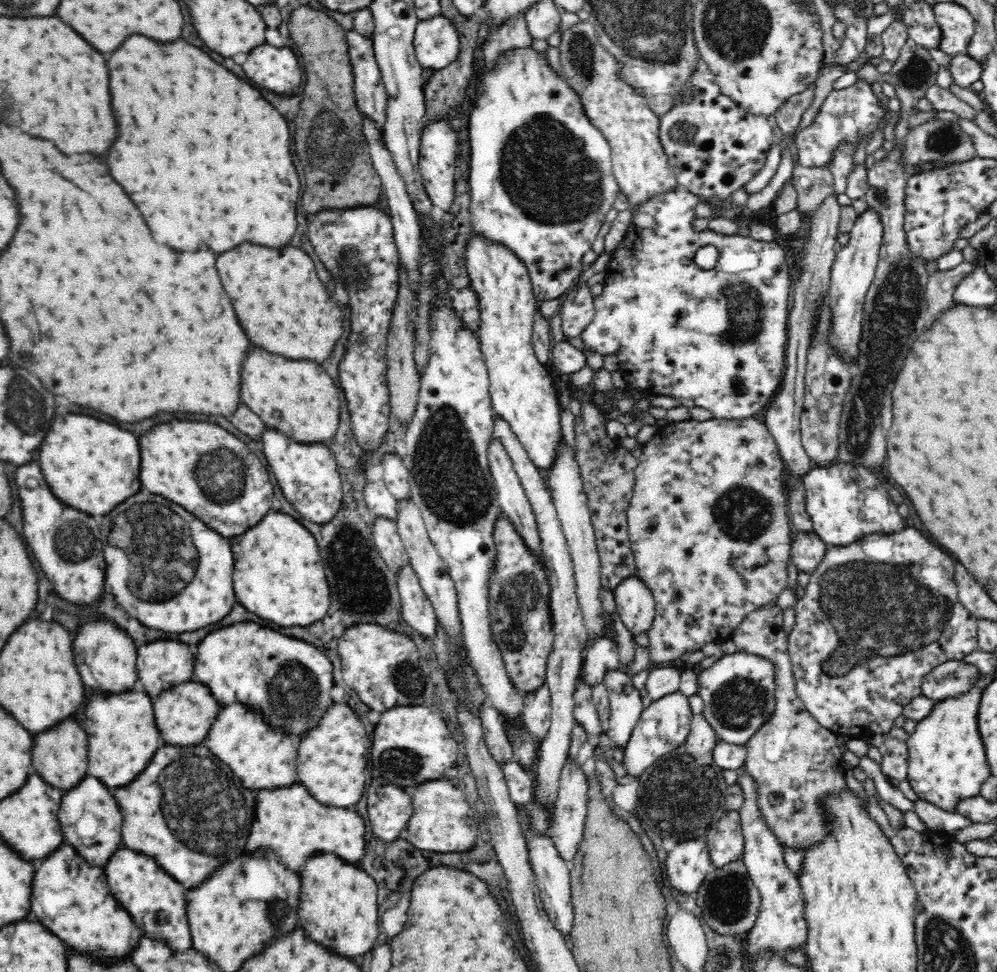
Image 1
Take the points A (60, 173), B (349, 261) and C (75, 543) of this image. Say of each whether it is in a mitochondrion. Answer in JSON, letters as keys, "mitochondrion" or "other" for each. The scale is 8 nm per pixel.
{"A":"other","B":"mitochondrion","C":"mitochondrion"}

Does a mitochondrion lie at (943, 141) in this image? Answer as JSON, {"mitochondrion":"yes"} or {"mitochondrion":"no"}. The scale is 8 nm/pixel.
{"mitochondrion":"yes"}

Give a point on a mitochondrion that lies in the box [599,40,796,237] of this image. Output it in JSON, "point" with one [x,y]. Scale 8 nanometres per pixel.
{"point":[680,130]}

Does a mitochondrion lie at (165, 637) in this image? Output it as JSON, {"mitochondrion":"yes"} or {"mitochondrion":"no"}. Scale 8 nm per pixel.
{"mitochondrion":"no"}

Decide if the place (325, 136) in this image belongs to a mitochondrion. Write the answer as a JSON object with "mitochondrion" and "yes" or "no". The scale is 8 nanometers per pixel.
{"mitochondrion":"yes"}

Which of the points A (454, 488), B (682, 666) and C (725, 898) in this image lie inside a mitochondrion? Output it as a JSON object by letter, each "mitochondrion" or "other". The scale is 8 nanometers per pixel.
{"A":"mitochondrion","B":"other","C":"mitochondrion"}

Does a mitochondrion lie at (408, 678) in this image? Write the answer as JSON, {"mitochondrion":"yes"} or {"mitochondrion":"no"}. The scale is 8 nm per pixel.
{"mitochondrion":"yes"}

